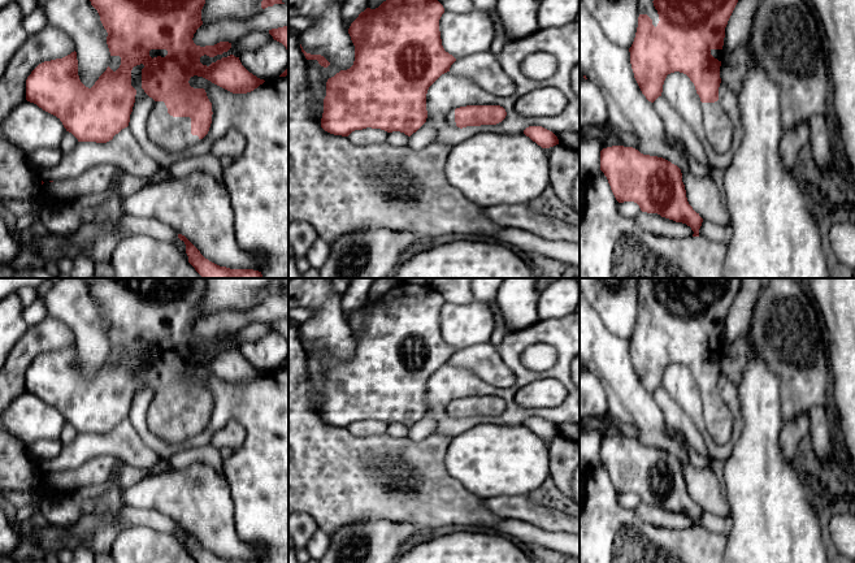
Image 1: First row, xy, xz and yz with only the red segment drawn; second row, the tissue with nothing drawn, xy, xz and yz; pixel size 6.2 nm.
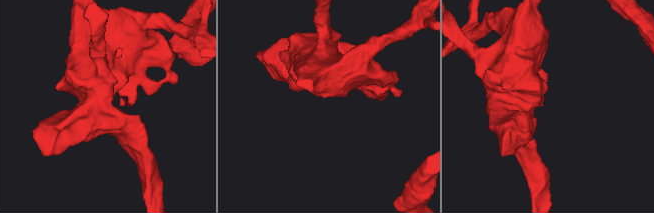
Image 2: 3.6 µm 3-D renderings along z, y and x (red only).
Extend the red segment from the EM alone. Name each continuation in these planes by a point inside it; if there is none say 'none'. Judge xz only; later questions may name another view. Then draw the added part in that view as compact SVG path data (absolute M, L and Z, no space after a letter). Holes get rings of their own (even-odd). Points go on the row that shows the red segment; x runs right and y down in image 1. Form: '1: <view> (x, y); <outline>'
1: xz (450, 117); M451 109L447 114L446 114L446 122L448 126L451 127L457 127L456 122L455 122L455 109Z

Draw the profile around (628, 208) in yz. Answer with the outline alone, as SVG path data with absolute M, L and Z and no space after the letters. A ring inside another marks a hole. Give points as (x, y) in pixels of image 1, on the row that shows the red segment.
M624 202L619 203L620 213L626 217L637 217L637 215L641 212L641 208L634 202Z

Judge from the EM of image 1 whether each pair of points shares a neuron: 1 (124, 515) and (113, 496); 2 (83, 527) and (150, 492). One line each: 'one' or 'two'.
1: two
2: two

